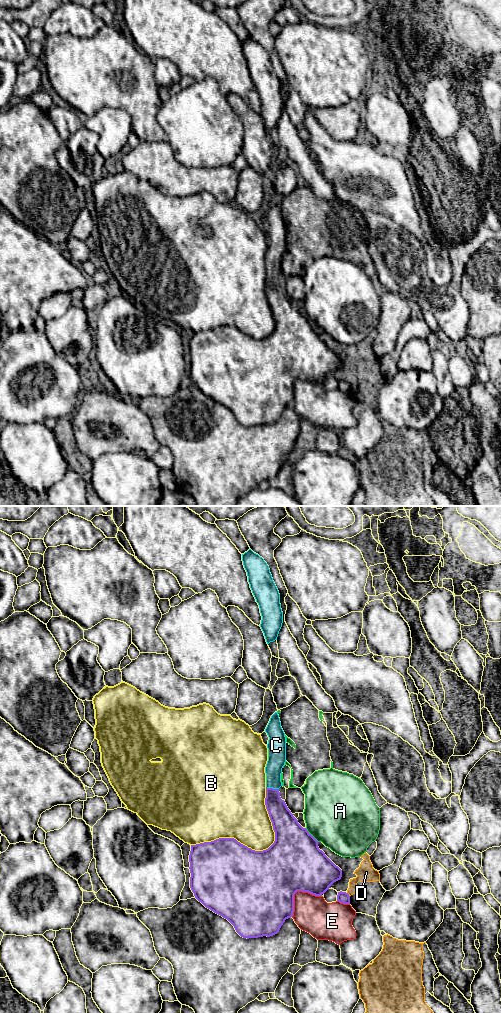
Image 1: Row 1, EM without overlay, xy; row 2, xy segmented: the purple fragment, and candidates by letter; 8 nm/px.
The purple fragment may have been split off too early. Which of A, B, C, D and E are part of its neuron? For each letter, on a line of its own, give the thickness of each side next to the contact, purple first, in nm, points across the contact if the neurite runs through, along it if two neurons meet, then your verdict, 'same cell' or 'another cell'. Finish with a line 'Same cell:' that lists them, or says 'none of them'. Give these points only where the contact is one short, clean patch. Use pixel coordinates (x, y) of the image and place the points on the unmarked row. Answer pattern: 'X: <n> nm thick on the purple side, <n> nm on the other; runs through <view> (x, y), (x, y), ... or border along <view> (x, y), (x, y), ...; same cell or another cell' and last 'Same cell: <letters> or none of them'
A: 460 nm thick on the purple side, 480 nm on the other; another cell
B: 500 nm thick on the purple side, 340 nm on the other; another cell
C: 180 nm thick on the purple side, 140 nm on the other; runs through xy (281, 305), (273, 290), (272, 276), (273, 255), (276, 246); same cell
D: 90 nm thick on the purple side, 140 nm on the other; another cell
E: 480 nm thick on the purple side, 300 nm on the other; another cell
Same cell: C

